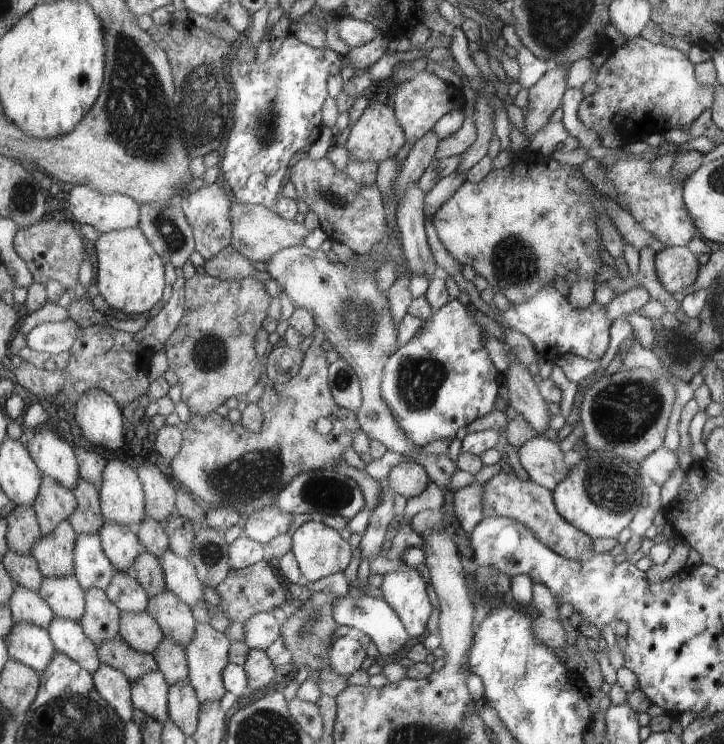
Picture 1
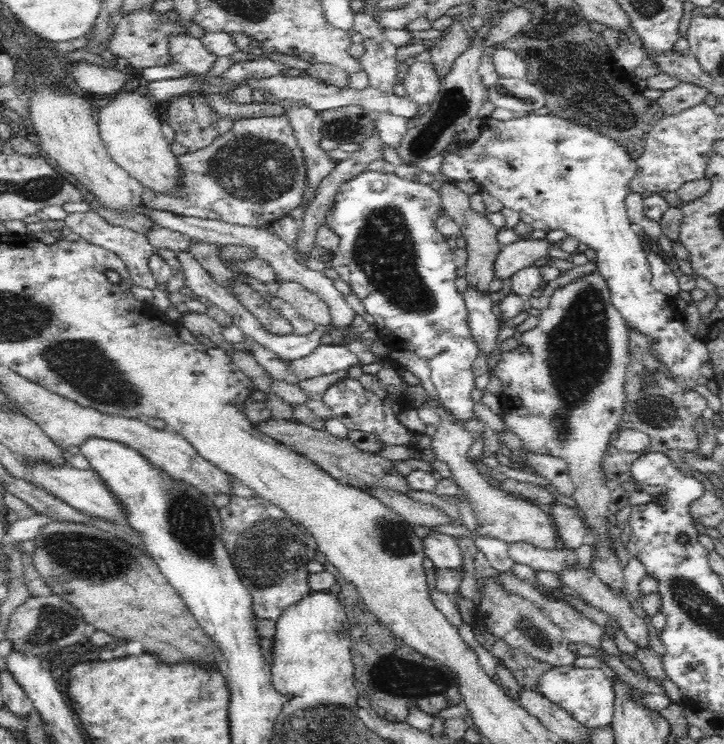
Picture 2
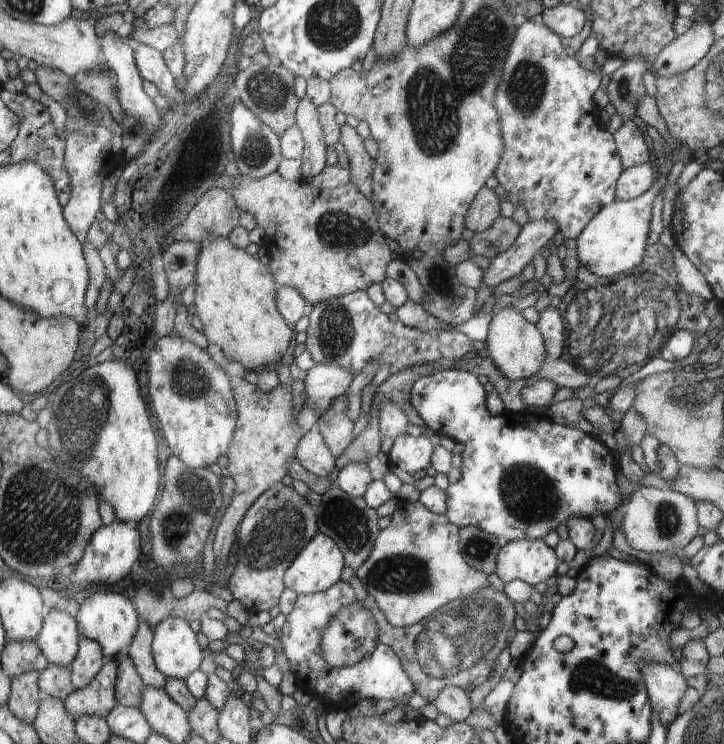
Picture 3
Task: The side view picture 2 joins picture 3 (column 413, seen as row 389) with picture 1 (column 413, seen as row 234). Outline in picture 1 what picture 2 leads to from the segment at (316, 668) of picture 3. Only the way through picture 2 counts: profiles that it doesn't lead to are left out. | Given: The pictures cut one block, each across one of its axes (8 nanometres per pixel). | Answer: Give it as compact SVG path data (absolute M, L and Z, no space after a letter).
M404 552L399 559L404 564L402 568L394 573L385 574L379 590L384 600L402 620L409 636L420 639L426 632L432 604L428 600L424 580L420 578L418 572L410 570L410 564L402 560L402 556Z

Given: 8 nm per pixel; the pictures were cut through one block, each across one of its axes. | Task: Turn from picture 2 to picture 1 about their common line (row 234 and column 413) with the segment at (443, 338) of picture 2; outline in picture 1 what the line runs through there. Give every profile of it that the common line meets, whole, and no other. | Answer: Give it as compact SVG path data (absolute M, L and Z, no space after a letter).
M458 299L448 300L448 304L442 306L436 314L424 319L418 334L414 334L384 364L380 382L382 399L390 408L400 430L418 446L425 447L438 440L457 439L466 426L474 426L478 418L486 418L487 414L498 411L504 374L498 370L494 354L490 354L490 346L486 346L486 330L482 329L482 322L474 318L474 310L470 310L470 305Z

